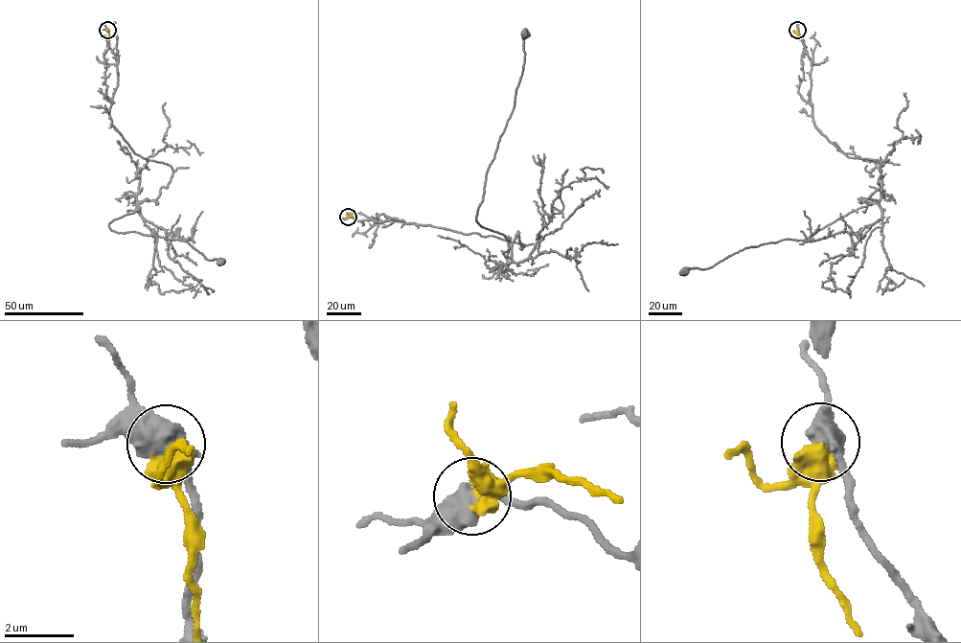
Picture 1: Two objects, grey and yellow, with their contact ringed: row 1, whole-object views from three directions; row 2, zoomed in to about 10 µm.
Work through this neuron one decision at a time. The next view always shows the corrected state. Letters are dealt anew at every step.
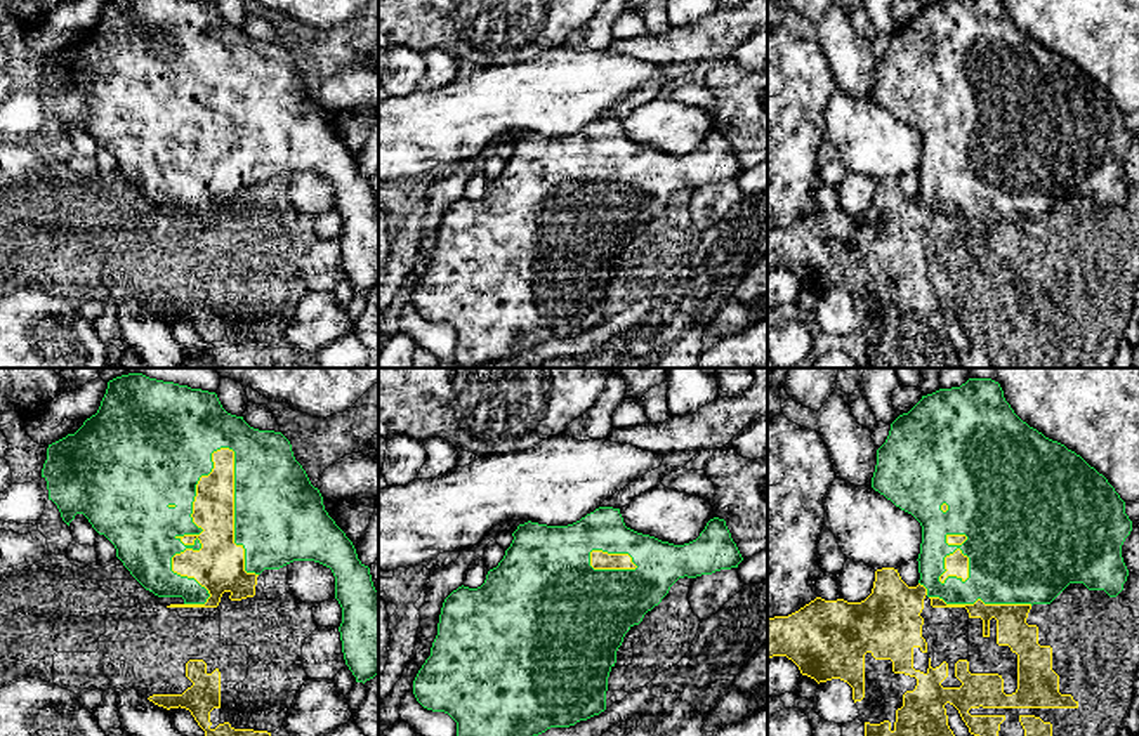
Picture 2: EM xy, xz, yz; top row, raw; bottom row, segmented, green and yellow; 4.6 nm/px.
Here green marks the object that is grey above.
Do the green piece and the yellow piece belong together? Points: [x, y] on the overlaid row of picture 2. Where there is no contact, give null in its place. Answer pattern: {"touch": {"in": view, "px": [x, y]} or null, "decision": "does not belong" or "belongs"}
{"touch": {"in": "xy", "px": [197, 538]}, "decision": "does not belong"}

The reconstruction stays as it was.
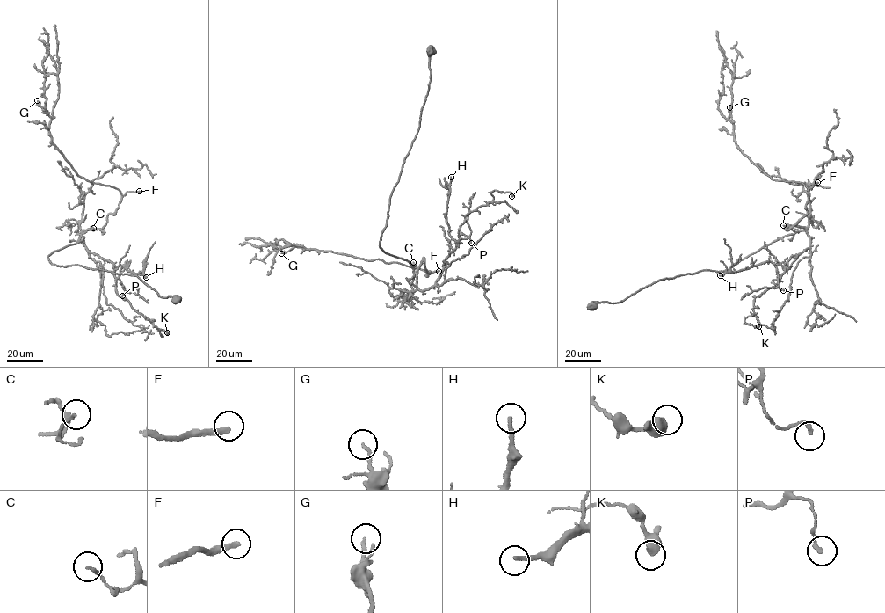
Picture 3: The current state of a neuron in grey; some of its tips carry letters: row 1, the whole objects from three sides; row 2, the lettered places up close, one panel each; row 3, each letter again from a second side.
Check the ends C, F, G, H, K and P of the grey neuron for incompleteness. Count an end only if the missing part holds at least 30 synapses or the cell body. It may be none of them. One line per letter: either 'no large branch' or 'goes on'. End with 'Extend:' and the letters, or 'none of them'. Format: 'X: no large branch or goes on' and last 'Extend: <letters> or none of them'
C: no large branch
F: goes on
G: no large branch
H: goes on
K: no large branch
P: no large branch
Extend: F, H

